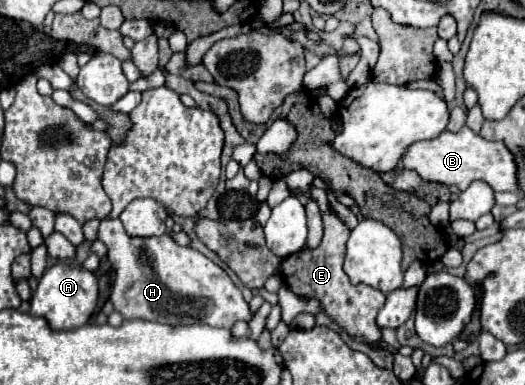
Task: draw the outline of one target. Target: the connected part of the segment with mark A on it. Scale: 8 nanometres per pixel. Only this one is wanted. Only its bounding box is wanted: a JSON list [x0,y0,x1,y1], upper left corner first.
[30,263,99,329]

